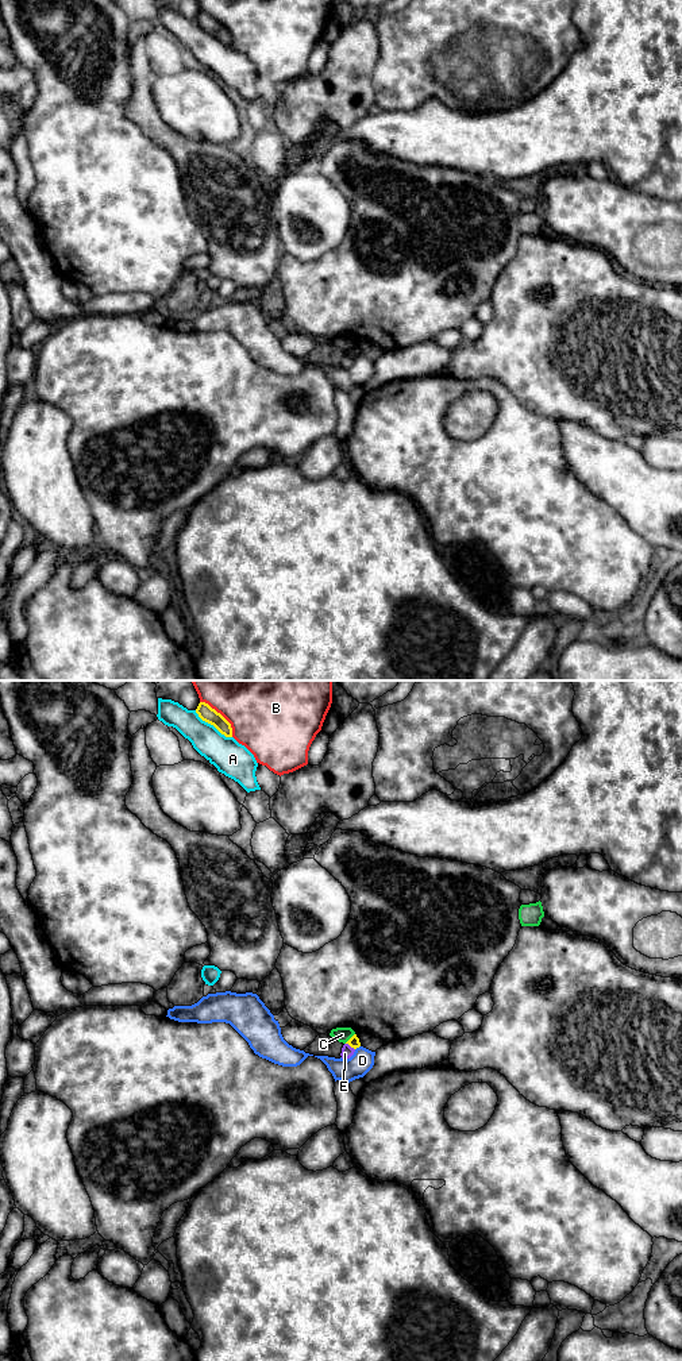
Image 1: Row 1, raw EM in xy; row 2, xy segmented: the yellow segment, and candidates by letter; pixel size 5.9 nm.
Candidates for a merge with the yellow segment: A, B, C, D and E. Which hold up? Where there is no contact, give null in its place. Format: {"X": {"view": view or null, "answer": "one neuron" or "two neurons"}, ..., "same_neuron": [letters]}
{"A": {"view": "xy", "answer": "two neurons"}, "B": {"view": "xy", "answer": "two neurons"}, "C": {"view": "xy", "answer": "two neurons"}, "D": {"view": "xy", "answer": "two neurons"}, "E": {"view": "xy", "answer": "two neurons"}, "same_neuron": []}

